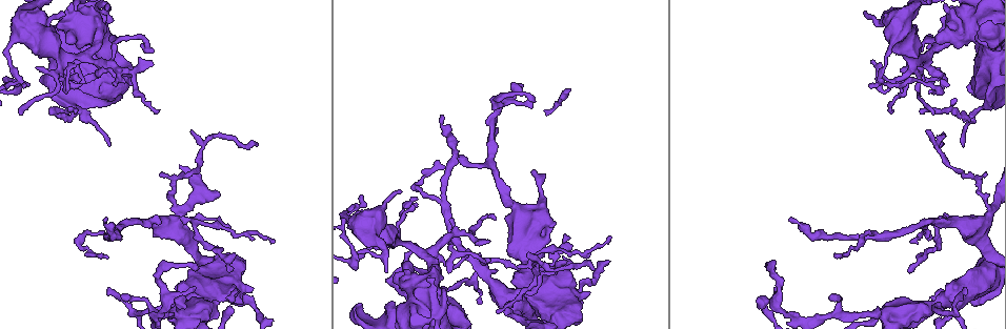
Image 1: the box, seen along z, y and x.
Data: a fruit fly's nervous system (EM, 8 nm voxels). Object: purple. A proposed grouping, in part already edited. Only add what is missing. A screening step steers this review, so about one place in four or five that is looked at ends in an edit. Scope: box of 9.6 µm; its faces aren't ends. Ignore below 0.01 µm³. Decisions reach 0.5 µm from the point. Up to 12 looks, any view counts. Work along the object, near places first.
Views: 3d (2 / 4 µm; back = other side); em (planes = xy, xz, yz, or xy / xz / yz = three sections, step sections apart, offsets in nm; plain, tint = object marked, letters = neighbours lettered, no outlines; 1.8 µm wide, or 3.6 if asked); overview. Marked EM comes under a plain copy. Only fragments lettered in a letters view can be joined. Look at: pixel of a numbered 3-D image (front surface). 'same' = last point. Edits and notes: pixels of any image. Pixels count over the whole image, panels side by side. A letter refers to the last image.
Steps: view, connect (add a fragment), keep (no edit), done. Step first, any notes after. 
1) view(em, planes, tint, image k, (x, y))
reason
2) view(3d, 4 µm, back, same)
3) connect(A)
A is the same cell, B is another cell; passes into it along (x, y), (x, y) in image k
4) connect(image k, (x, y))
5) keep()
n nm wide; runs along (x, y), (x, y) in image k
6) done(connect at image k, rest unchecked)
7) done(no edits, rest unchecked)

view(em, 3.6 µm, planes, letters, image 1, (535, 222))
abrupt turn

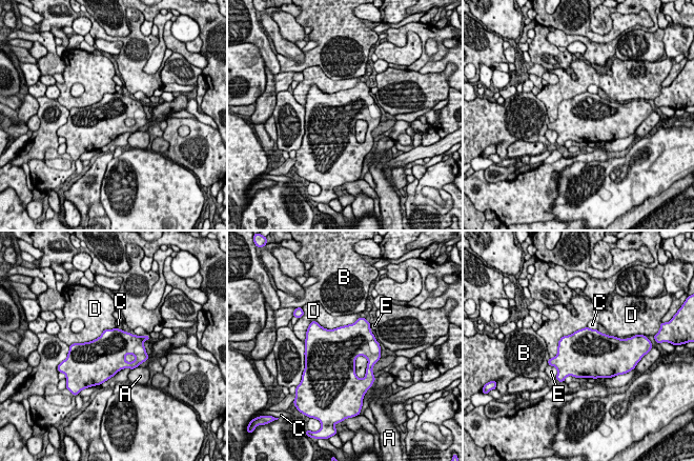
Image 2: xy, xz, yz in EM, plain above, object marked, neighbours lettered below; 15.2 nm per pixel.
keep()
A, B, C, D and E are other cells; border along (363, 355), (367, 368), (359, 379) in image 2; none of them fits

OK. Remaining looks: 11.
view(3d, 4 µm, image 1, (190, 129))
tapers out

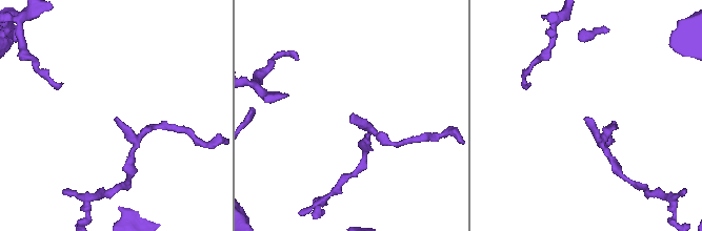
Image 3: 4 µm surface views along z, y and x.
view(em, 3.6 µm, planes, letters, image 3, (588, 117))

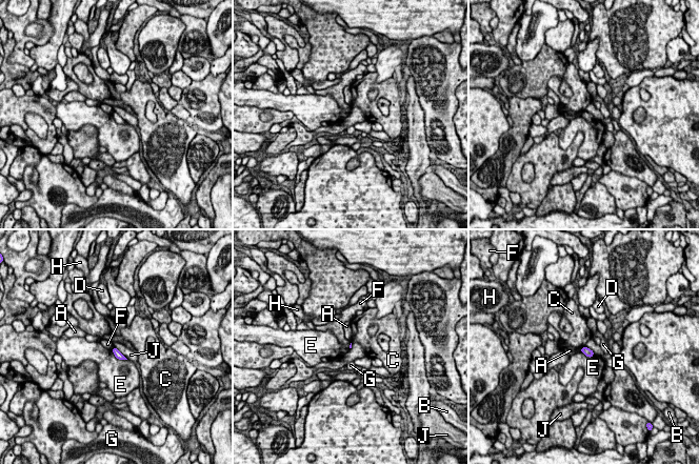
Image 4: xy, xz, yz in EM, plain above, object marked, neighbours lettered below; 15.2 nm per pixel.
keep()
A, B, C, D, E, F, G, H and J are other cells; border along (114, 346), (127, 359) in image 4; none of them fits

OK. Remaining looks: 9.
view(em, planes, letters, image 1, (466, 235))

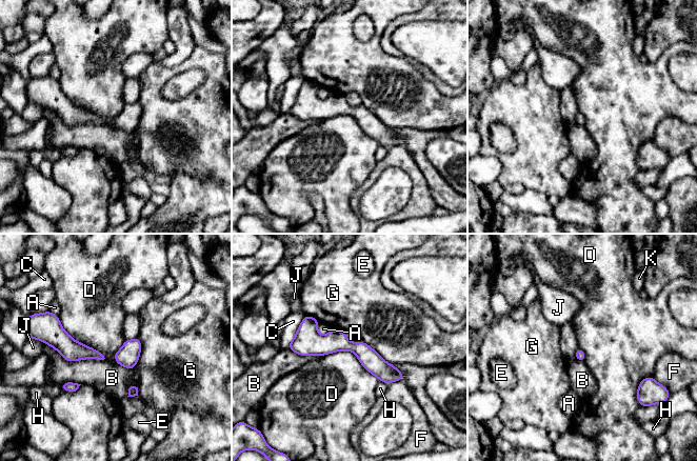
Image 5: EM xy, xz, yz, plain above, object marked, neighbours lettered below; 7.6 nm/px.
keep()
80 nm wide; A, B, C, D, E, F, G, H, J and K are other cells; runs along (292, 345), (346, 344), (400, 378) in image 5; none of them fits

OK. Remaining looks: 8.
view(3d, 4 µm, image 1, (88, 21))

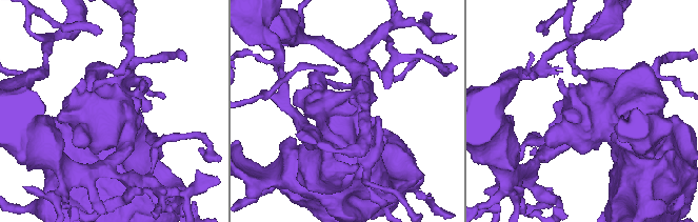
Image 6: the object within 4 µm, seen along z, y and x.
view(em, 3.6 µm, planes, letters, image 6, (591, 111))
now the EM

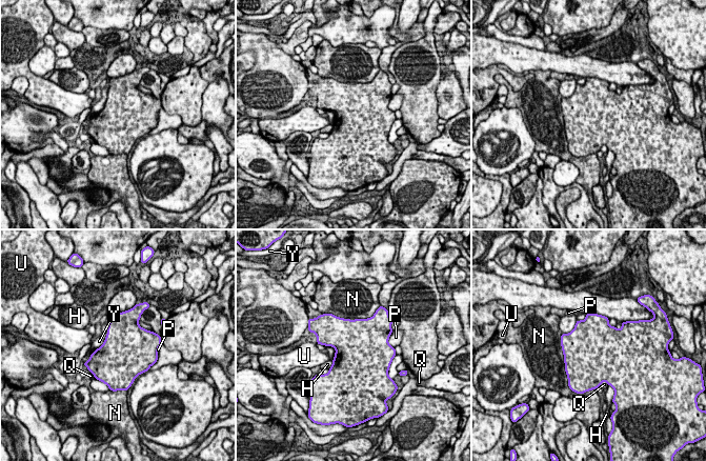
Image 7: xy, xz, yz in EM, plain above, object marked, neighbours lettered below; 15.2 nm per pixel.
keep()
N touches over 650 nm; H, N, P, Q, U and Y are other cells; border along (109, 317), (104, 342), (94, 351) in image 7; no lettered fragment goes on from it

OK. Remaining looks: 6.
view(em, xz, step 8, tint, image 1, (789, 219))
free end

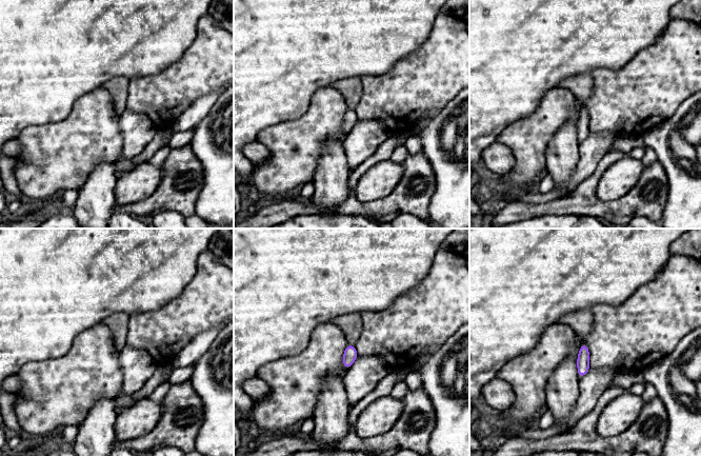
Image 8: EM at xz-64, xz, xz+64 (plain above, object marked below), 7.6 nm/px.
view(em, planes, letters, same)
another direction

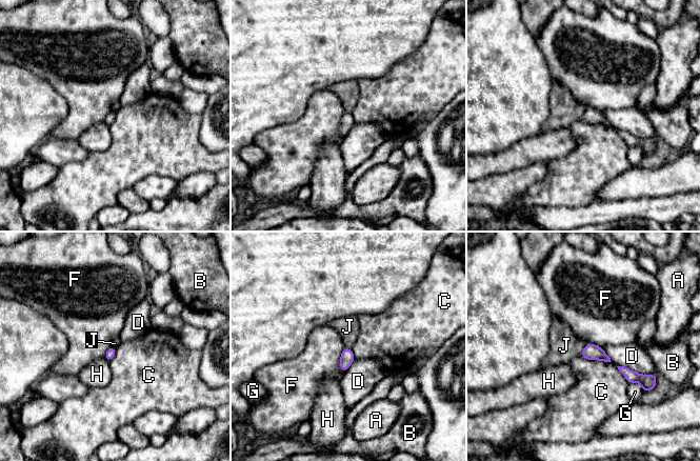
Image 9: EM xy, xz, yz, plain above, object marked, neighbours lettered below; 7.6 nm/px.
keep()
A, B, C, D, F, G, H and J are other cells; border along (586, 342), (579, 354) in image 9; none of them fits

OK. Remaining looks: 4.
done(no edits, rest unchecked)

